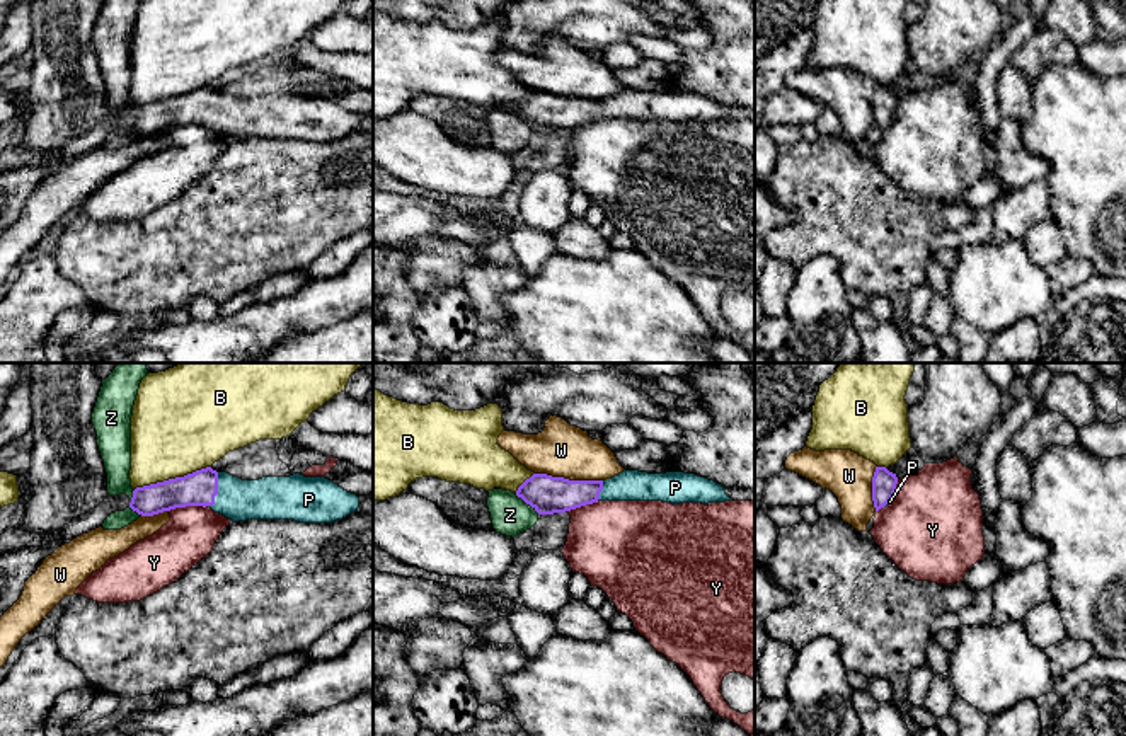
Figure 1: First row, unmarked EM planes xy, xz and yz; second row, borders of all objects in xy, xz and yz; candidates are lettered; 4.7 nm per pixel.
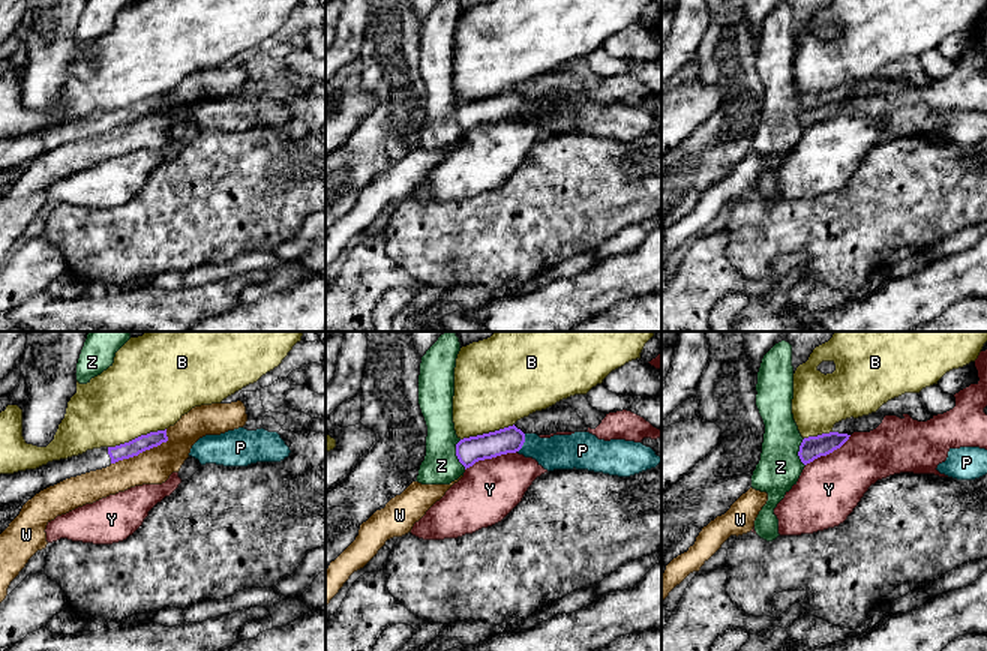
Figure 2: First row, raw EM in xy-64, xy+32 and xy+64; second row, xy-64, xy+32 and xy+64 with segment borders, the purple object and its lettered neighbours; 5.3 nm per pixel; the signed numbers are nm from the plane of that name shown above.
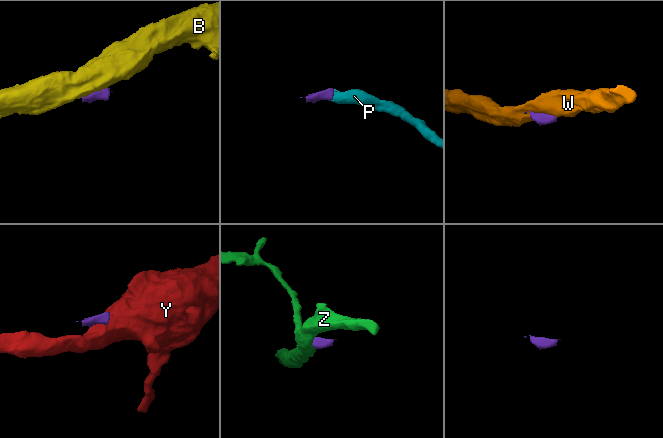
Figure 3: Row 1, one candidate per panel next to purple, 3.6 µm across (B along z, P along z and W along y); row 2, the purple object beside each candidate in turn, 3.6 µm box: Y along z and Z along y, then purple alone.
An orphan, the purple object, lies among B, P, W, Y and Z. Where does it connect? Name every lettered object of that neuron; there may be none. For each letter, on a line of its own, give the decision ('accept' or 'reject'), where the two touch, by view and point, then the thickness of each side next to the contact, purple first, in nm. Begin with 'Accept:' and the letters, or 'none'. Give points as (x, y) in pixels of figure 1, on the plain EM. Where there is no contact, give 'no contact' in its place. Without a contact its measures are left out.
Accept: P
B: reject | xy (172, 97) | 160/440 nm
P: accept | xy (217, 109) | 160/200 nm
W: reject | xz (568, 97) | 180/260 nm
Y: reject | xy (188, 123) | 160/240 nm
Z: reject | xz (527, 121) | 180/180 nm

